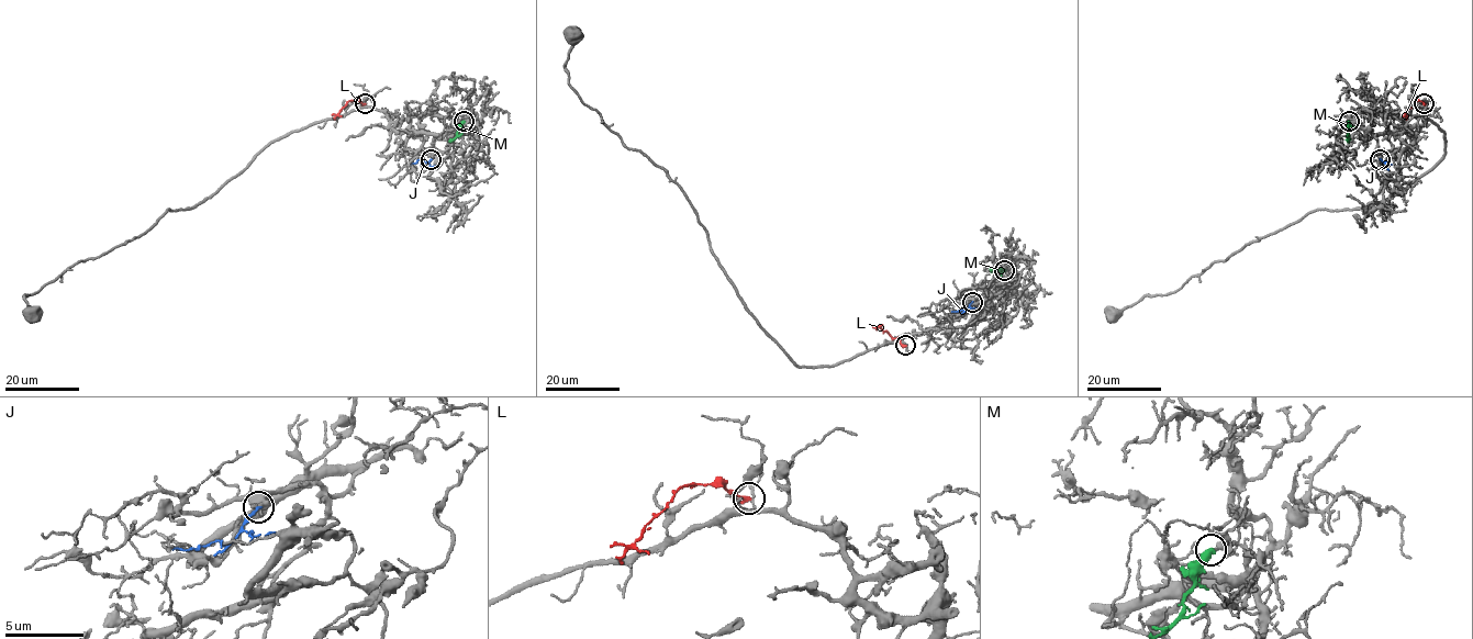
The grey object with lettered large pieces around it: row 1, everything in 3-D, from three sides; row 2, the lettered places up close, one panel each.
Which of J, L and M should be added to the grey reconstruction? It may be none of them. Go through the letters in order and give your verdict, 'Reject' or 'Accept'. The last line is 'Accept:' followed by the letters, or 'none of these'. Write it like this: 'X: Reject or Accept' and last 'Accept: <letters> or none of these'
J: Reject
L: Reject
M: Accept
Accept: M

